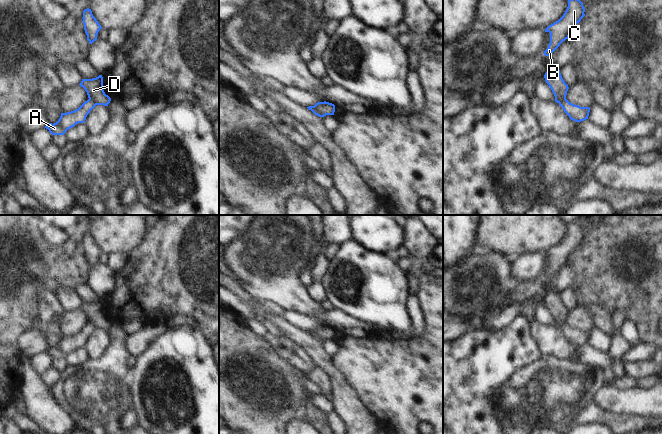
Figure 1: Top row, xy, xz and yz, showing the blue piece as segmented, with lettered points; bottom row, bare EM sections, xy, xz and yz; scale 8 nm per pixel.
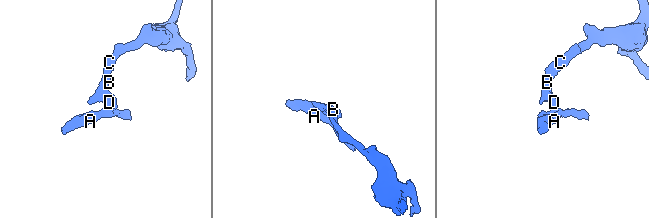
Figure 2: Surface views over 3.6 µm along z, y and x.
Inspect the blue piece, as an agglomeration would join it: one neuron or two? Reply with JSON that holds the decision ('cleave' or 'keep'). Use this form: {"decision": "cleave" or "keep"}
{"decision": "cleave"}

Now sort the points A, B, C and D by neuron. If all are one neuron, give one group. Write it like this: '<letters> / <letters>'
A / B C D

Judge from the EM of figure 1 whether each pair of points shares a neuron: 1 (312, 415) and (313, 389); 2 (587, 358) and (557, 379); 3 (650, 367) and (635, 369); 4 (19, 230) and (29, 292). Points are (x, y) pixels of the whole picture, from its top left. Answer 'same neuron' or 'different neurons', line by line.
1: different neurons
2: different neurons
3: same neuron
4: same neuron

